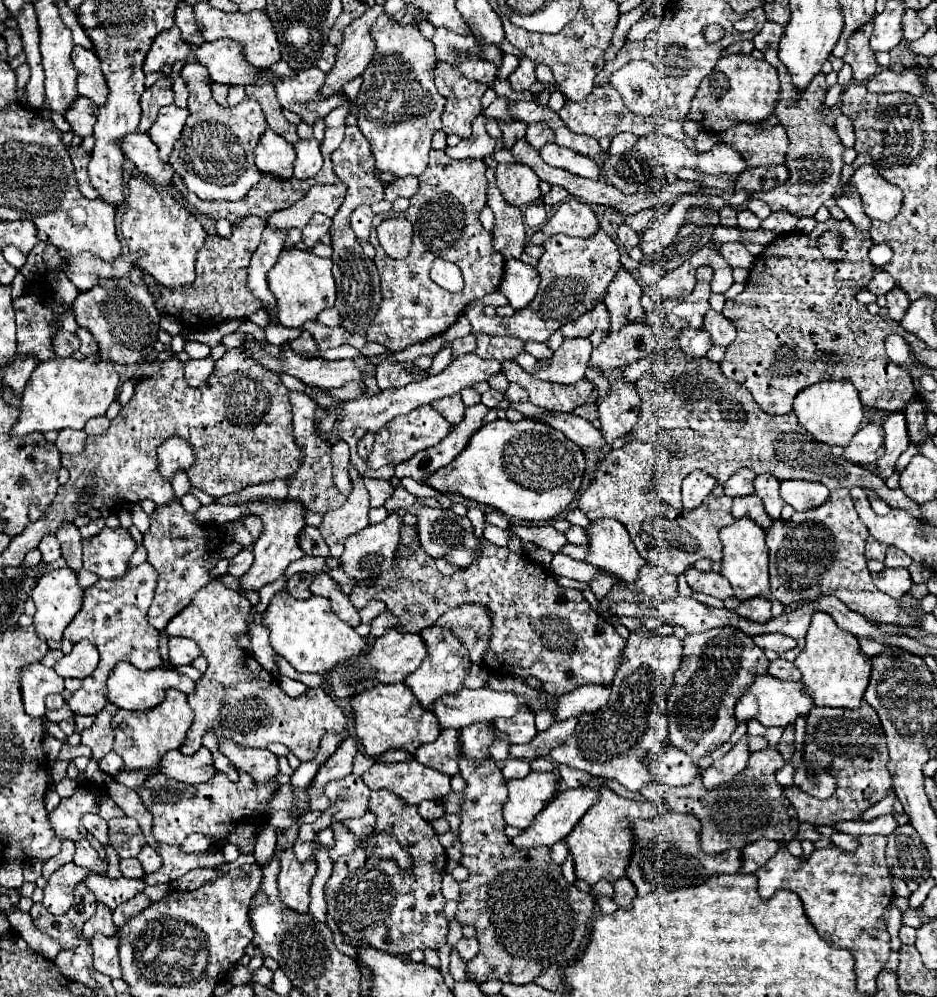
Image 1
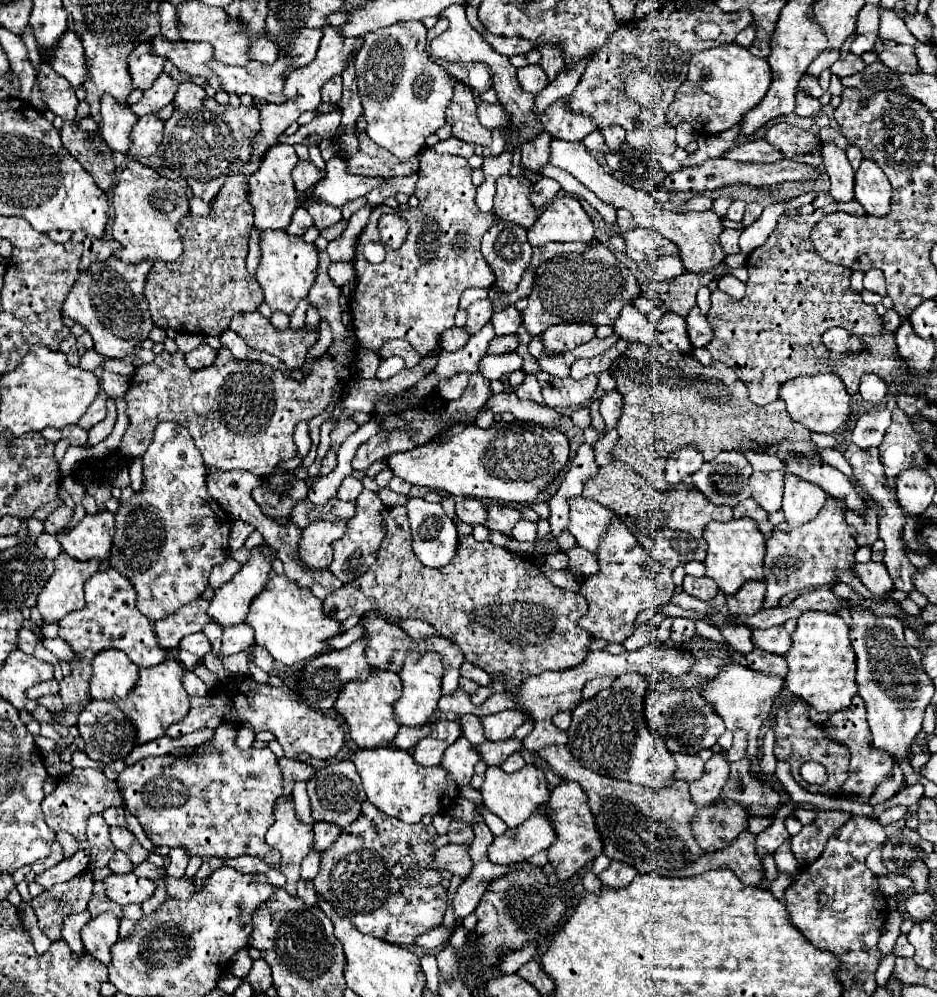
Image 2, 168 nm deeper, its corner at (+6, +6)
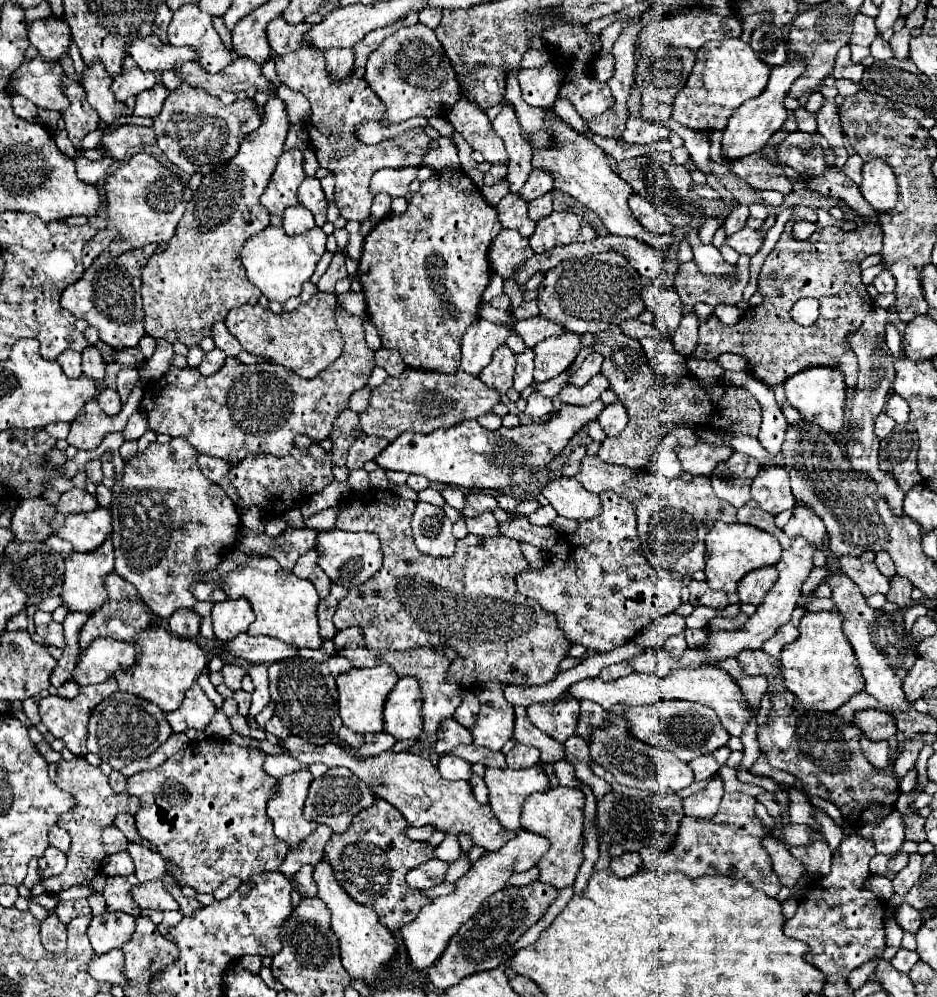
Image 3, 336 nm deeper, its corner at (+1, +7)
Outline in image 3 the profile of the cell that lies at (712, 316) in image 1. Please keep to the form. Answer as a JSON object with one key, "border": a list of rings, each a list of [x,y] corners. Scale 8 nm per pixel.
{"border":[[[695,312],[685,314],[677,328],[677,334],[673,334],[673,338],[671,338],[675,350],[679,350],[681,354],[691,354],[699,342],[697,328],[699,328],[699,320],[697,320]]]}

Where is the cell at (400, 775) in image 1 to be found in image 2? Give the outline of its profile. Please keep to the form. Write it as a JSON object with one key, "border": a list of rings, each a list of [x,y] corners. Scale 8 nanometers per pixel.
{"border":[[[354,749],[346,755],[346,761],[352,761],[356,765],[368,801],[386,815],[398,817],[404,823],[420,823],[424,815],[446,813],[458,799],[458,787],[448,775],[444,775],[446,771],[442,771],[442,767],[420,767],[404,749]]]}

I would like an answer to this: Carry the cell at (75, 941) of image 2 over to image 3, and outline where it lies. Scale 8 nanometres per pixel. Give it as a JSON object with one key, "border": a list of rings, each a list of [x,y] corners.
{"border":[[[81,898],[81,900],[69,900],[69,902],[59,902],[57,908],[55,908],[55,912],[57,912],[59,920],[61,920],[65,926],[69,926],[69,922],[71,922],[73,918],[93,916],[93,912],[91,912],[91,908],[89,908],[89,904],[87,904],[85,898]]]}

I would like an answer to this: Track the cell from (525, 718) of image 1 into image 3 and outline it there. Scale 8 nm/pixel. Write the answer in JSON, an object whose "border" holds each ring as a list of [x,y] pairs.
{"border":[[[499,682],[485,684],[477,698],[481,702],[477,726],[473,726],[473,744],[487,746],[489,750],[501,750],[503,744],[513,736],[515,714],[513,706],[503,698]]]}

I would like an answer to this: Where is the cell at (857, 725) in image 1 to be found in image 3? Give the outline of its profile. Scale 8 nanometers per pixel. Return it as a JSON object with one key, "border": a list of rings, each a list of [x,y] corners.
{"border":[[[859,710],[853,716],[853,722],[869,740],[889,740],[897,734],[895,718],[891,714],[881,714],[879,710]]]}

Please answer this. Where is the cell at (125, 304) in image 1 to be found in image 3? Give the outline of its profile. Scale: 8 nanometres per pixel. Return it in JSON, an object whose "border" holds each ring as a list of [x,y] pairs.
{"border":[[[157,244],[143,246],[141,250],[131,250],[129,254],[113,256],[109,250],[101,252],[93,264],[83,272],[83,276],[65,288],[61,294],[61,306],[67,308],[75,318],[83,318],[91,328],[99,332],[99,340],[113,350],[135,348],[145,332],[145,310],[141,300],[141,268],[155,252]]]}

